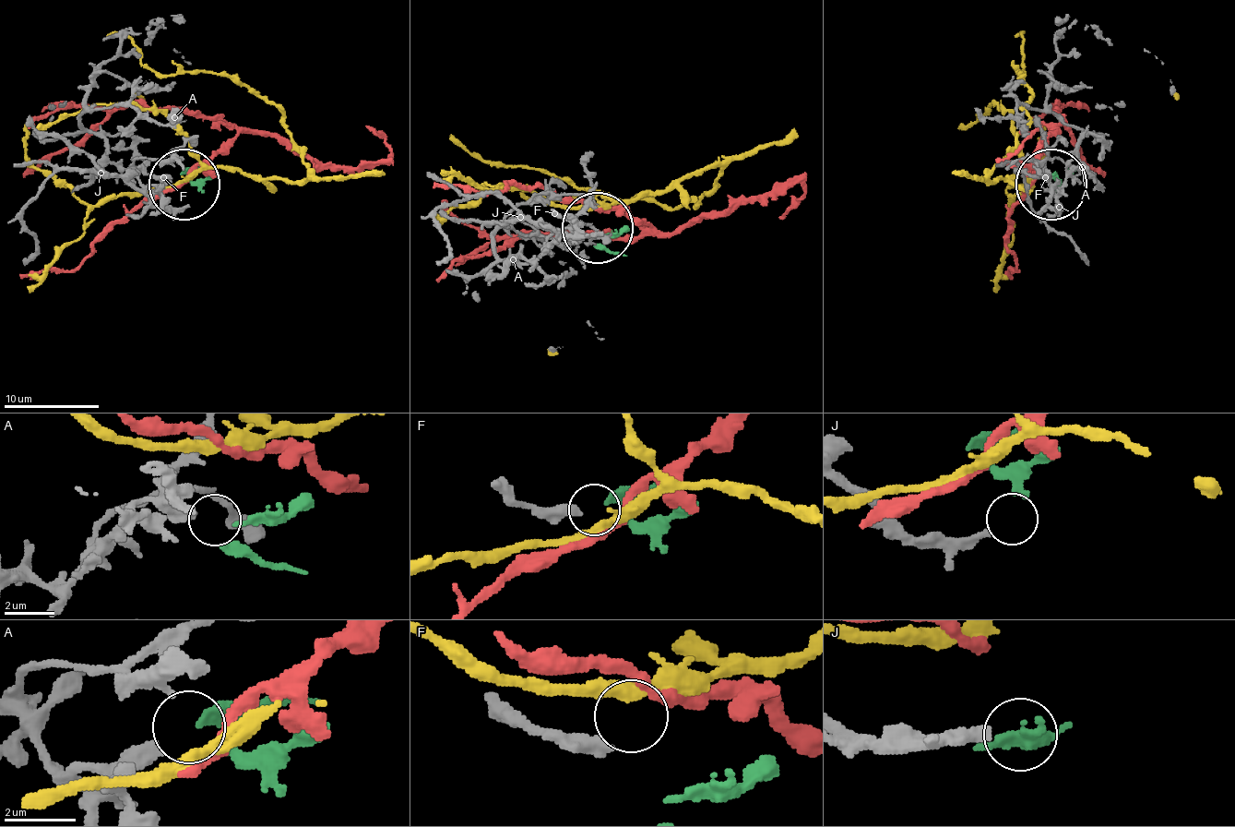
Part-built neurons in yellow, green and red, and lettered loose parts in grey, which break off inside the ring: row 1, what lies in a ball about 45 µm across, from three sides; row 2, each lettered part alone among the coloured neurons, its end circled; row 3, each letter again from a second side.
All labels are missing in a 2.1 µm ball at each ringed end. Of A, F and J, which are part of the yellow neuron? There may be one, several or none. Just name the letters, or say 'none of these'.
none of these

